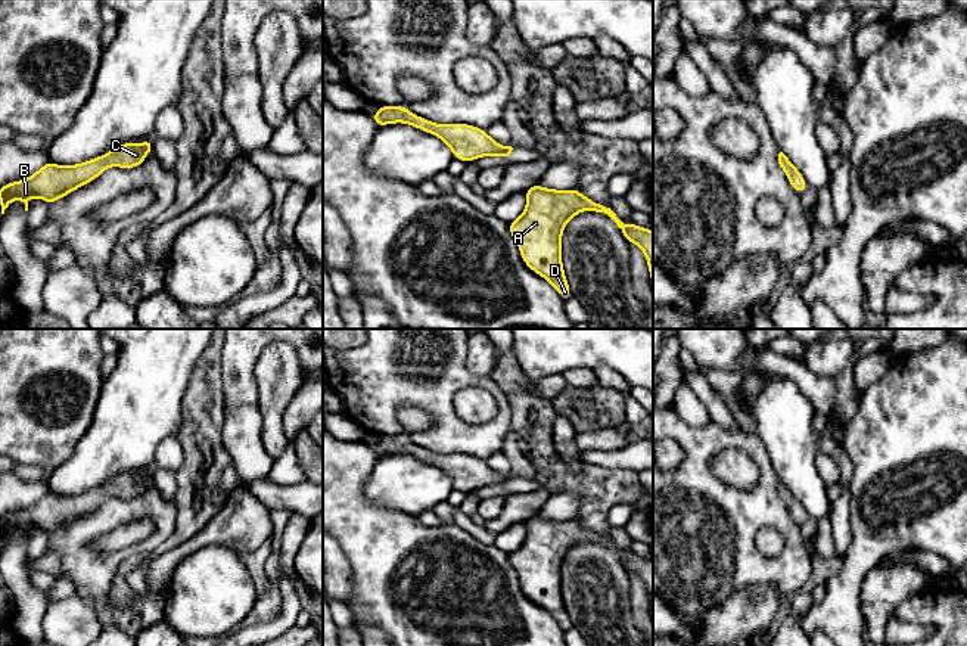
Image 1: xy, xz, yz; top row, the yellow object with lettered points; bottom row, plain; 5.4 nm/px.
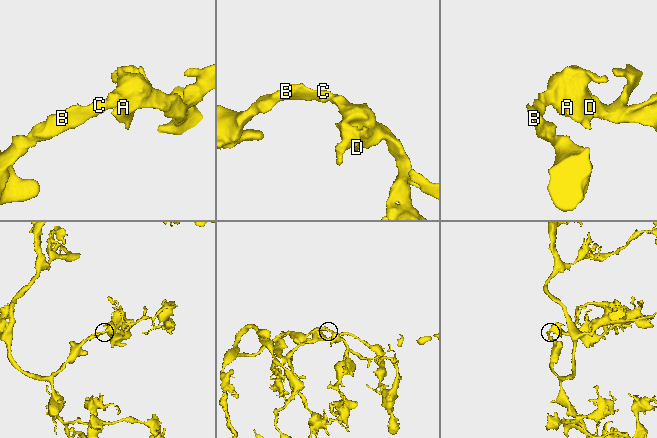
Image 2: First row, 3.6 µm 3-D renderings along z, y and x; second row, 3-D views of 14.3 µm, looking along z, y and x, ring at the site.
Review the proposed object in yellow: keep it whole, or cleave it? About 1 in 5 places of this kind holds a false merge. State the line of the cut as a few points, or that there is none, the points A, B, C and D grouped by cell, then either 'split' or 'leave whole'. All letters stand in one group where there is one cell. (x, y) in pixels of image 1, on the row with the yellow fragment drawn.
no cut; A B C D; leave whole

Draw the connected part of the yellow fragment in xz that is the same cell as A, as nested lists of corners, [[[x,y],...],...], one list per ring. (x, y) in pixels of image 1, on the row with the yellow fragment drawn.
[[[534,184],[526,190],[526,209],[509,223],[509,232],[519,245],[525,264],[547,279],[563,299],[572,296],[562,264],[562,233],[569,220],[581,211],[607,214],[624,237],[643,249],[653,286],[653,232],[634,223],[624,224],[616,214],[588,198],[579,189],[554,190]]]

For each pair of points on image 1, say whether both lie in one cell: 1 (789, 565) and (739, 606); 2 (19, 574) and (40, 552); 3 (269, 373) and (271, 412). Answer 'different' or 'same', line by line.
1: different
2: different
3: same

